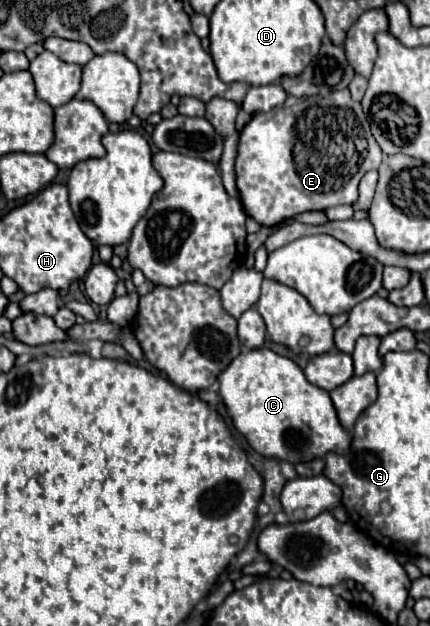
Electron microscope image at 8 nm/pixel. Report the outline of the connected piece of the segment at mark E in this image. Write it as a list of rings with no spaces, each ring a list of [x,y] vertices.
[[[335,89],[327,97],[313,95],[297,99],[289,107],[259,111],[239,133],[239,147],[235,159],[237,191],[243,209],[249,217],[265,227],[279,225],[283,219],[305,211],[325,211],[335,205],[353,205],[357,201],[359,179],[381,165],[381,147],[371,135],[369,121],[349,89]]]

